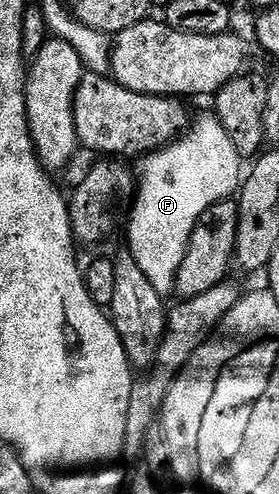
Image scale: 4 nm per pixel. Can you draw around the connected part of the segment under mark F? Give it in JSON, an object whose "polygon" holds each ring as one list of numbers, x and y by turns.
{"polygon":[[215,118,204,119,191,128,192,139,181,138,157,151,151,151,140,160,140,187,136,195,132,217,128,225,129,254,136,261,151,285,161,296,171,294,175,288,179,262,185,259,192,230,196,223,213,205,237,194,242,183,240,155,237,144,229,141,230,136]]}

